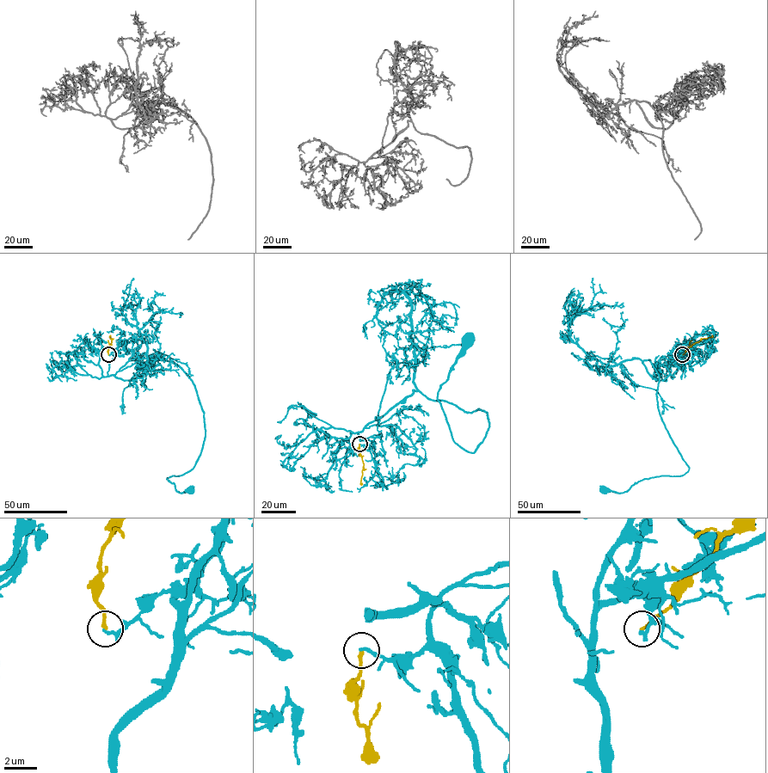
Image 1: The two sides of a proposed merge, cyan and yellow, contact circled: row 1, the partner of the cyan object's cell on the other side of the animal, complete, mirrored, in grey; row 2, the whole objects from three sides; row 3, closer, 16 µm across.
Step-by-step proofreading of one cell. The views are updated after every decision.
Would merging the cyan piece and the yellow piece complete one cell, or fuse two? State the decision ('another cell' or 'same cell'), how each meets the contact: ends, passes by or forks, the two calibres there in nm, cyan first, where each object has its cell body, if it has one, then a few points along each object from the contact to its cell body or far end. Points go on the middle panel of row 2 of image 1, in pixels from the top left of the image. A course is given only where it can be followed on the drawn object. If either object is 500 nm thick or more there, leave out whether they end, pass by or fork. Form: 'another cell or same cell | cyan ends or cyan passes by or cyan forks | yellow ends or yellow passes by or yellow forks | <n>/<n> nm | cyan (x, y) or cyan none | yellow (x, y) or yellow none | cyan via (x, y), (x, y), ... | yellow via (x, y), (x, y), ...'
another cell | cyan ends | yellow ends | 200/200 nm | cyan (469, 338) | yellow none | cyan via (359, 444), (367, 439), (359, 432), (418, 390), (487, 414), (473, 452), (453, 439), (438, 398), (468, 338) | yellow via (359, 444), (359, 450), (364, 464), (362, 484)

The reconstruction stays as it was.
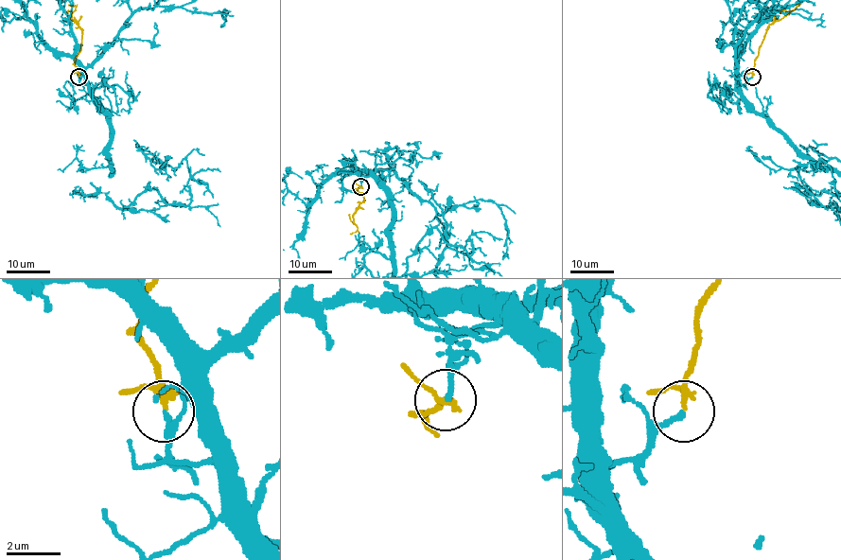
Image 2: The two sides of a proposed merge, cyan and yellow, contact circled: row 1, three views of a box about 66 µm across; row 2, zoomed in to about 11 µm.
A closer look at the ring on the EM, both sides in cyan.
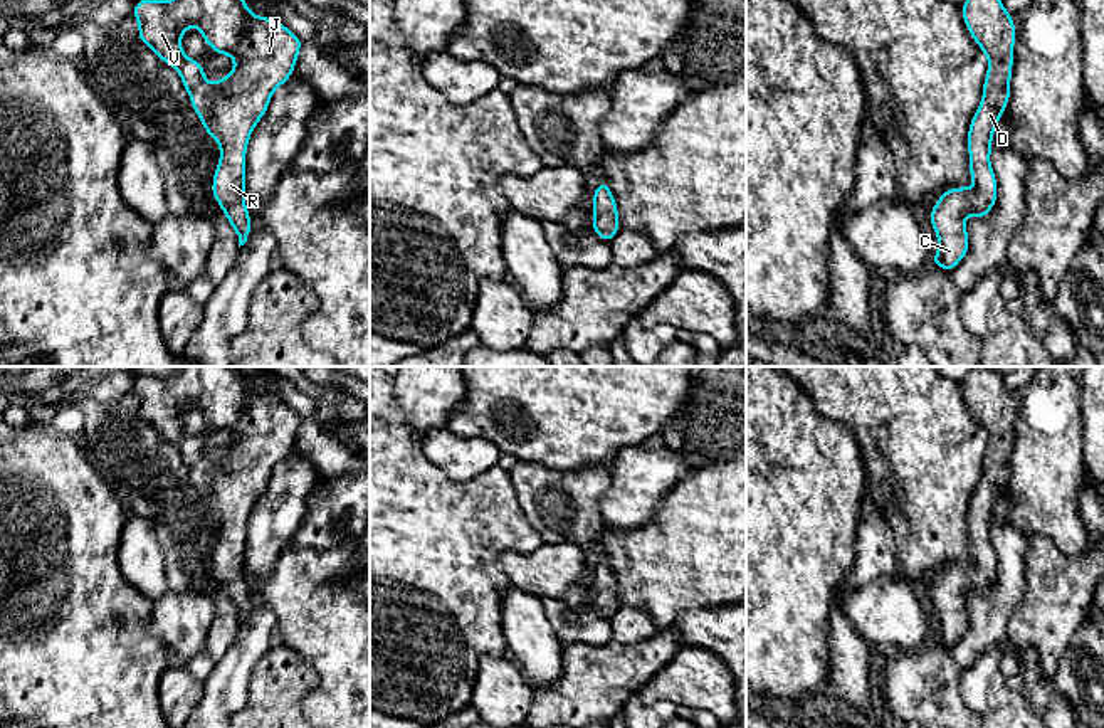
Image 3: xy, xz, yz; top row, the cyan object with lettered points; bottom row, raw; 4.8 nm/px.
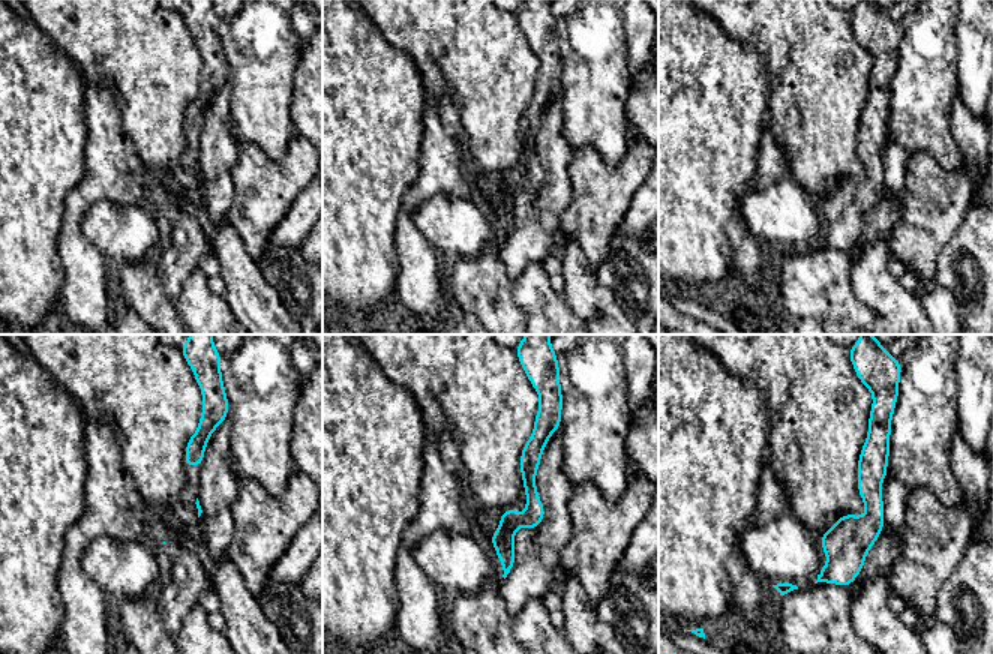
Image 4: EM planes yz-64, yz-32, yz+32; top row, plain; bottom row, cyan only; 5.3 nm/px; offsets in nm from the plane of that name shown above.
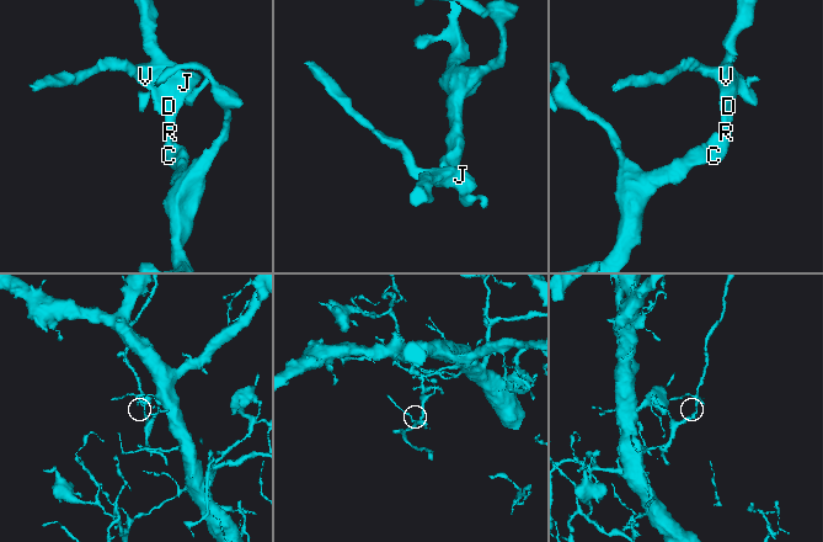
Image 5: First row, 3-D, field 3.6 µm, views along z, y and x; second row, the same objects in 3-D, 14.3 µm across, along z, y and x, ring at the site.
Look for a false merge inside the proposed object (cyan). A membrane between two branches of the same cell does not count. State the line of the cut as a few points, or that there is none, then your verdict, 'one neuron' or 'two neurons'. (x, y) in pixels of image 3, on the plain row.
cut none; one neuron

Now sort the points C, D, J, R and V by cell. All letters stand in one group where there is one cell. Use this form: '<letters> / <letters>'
C D J R V

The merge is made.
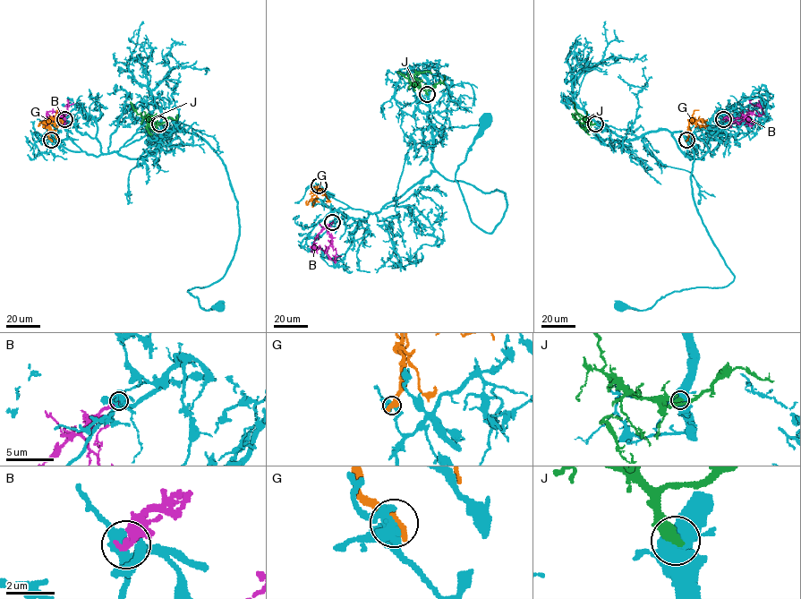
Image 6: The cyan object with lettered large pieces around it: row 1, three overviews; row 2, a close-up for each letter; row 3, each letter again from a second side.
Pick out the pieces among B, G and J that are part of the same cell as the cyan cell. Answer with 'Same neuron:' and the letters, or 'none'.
Same neuron: J

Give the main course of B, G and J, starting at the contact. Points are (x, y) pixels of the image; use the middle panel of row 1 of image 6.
B: (332, 222), (319, 233), (314, 248), (325, 250), (335, 262), (335, 250)
G: (319, 185), (316, 187), (319, 190), (316, 196), (307, 204), (306, 201)
J: (427, 94), (415, 81), (414, 74), (430, 72)

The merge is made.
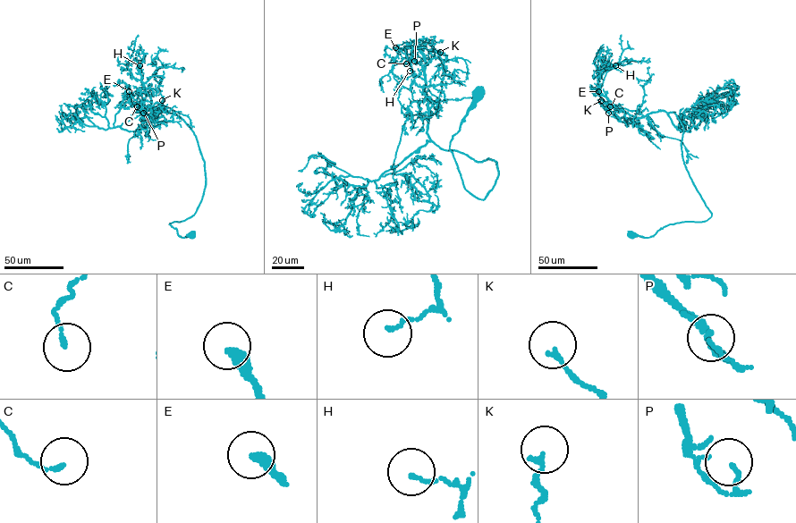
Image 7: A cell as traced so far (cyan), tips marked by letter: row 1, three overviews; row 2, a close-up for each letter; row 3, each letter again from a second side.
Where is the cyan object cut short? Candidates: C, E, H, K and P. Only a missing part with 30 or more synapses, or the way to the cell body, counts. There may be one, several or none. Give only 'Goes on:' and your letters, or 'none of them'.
Goes on: none of them

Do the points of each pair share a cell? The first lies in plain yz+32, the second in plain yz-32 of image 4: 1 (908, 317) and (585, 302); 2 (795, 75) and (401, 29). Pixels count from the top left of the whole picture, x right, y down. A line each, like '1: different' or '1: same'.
1: different
2: same

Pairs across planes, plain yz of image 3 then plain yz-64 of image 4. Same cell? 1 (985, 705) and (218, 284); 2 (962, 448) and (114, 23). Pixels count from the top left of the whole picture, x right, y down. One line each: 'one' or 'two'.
1: two
2: one

